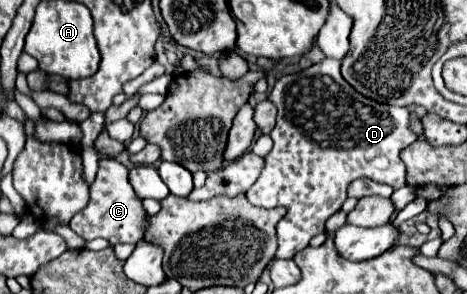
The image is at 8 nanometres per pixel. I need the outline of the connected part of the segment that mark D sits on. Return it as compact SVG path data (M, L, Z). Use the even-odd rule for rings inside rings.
M324 59L300 73L284 75L276 81L268 99L276 105L278 117L276 127L270 137L274 141L272 151L266 155L266 165L258 181L248 189L246 197L258 207L286 207L288 213L276 225L278 249L276 259L292 259L298 251L308 247L308 241L324 233L324 223L328 217L338 213L346 201L346 187L358 179L372 179L378 183L392 185L392 189L402 189L406 185L406 167L400 159L400 152L418 139L410 127L410 113L404 107L394 107L388 103L376 103L360 95L352 85L348 85L340 75L340 61Z

